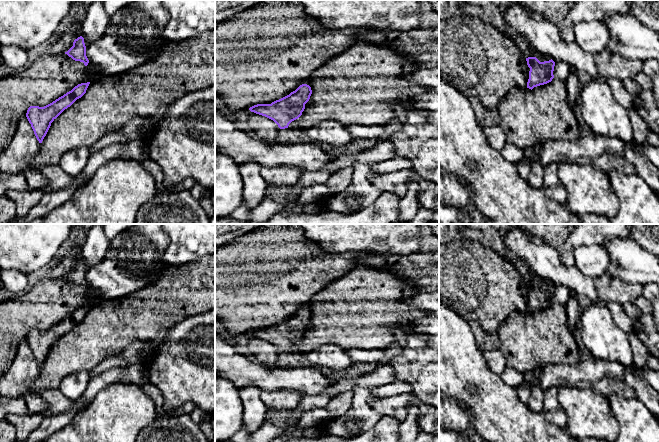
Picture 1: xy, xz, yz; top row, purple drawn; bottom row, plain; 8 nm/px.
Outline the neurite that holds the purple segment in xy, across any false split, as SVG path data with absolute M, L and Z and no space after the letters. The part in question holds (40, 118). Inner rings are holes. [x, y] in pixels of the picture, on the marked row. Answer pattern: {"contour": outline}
{"contour": "M90 82L78 84L71 91L44 107L30 106L28 108L26 117L39 143L42 143L51 123L86 93L89 84Z"}

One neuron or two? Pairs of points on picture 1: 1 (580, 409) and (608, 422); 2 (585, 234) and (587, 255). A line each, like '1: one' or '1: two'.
1: one
2: two

